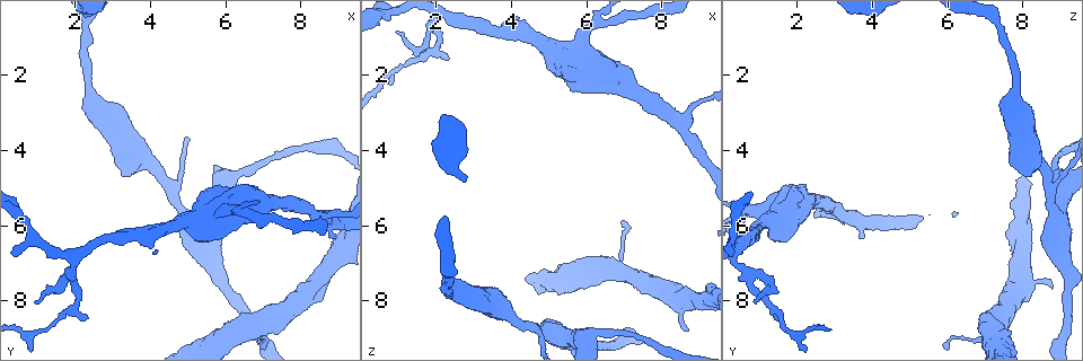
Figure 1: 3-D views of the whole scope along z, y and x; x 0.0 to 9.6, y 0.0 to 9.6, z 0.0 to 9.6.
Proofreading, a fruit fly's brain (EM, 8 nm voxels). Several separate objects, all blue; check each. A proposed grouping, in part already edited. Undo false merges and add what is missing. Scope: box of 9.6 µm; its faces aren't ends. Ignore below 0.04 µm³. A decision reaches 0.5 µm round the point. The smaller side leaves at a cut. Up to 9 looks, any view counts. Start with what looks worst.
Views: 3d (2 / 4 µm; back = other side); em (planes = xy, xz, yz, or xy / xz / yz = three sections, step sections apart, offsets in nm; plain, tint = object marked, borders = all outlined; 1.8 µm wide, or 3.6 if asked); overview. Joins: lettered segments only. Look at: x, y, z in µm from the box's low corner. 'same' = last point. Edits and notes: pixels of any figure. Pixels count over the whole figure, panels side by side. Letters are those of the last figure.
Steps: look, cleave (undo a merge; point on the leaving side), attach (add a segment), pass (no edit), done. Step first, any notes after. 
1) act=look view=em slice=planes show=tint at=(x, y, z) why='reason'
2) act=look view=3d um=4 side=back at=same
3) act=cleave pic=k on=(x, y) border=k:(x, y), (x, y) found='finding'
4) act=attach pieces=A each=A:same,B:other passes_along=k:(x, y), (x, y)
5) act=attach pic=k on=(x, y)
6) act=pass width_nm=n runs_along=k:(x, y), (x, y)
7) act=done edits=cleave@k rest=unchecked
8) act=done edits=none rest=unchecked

act=look view=3d um=2 at=(8.60, 7.60, 8.80) why='branch stops here'

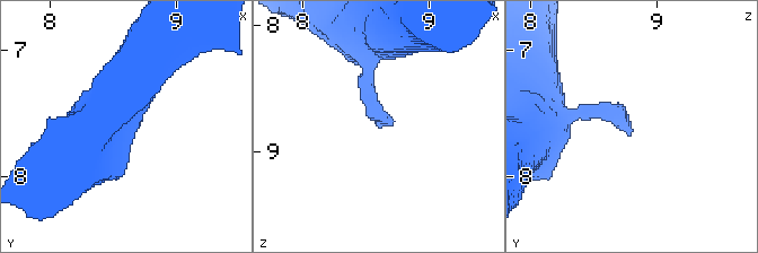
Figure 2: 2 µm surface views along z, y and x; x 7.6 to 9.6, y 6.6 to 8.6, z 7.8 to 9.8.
act=look view=em slice=planes show=borders at=(8.62, 7.66, 8.82) why='now the EM'

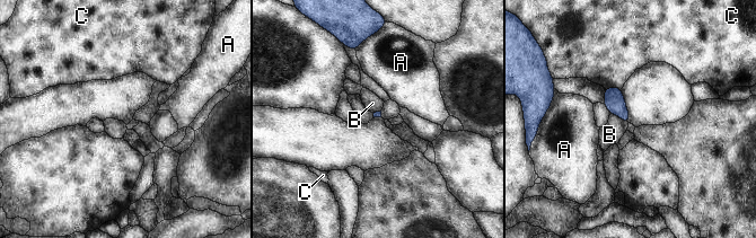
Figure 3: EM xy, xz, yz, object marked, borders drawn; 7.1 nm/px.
act=pass each=A:other,B:other,C:other border=3:(611, 113), (614, 113), (627, 123) found='none of them fits'

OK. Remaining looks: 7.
act=look view=em slice=yz step=16 show=borders at=(6.30, 5.65, 0.60) why='branch point'

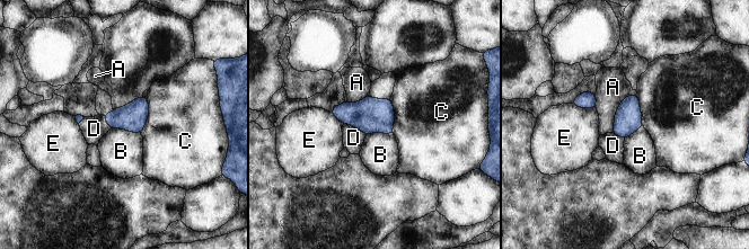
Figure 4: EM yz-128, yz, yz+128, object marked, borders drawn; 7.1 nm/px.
act=pass longest_contact=A:300nm each=A:other,B:other,C:other,D:other,E:other border=4:(111, 127), (122, 127), (140, 133) found='all the same neuron'

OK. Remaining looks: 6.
act=look view=em slice=xy step=4 show=tint at=(0.95, 8.10, 0.85) why='thin end'

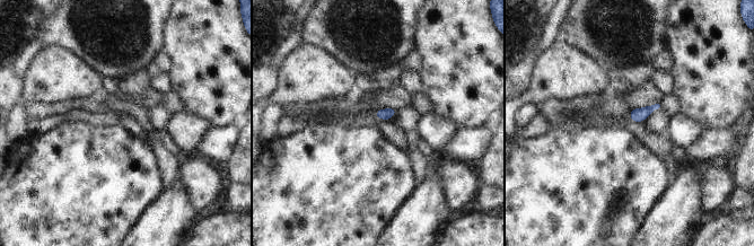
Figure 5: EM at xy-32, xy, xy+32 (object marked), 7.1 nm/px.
act=look view=em slice=xy step=4 show=borders at=same

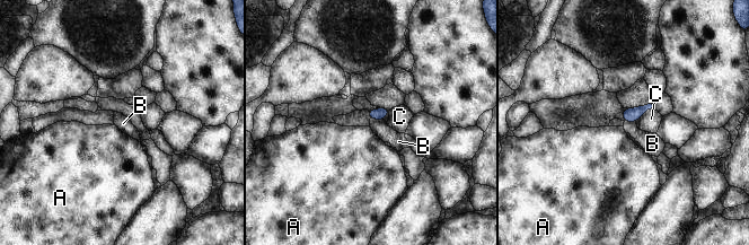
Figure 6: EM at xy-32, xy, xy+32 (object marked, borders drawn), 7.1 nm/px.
act=pass each=A:other,B:other,C:other found='none of them fits'

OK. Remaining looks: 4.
act=look view=3d um=4 at=(8.90, 6.35, 3.65) why='free end'

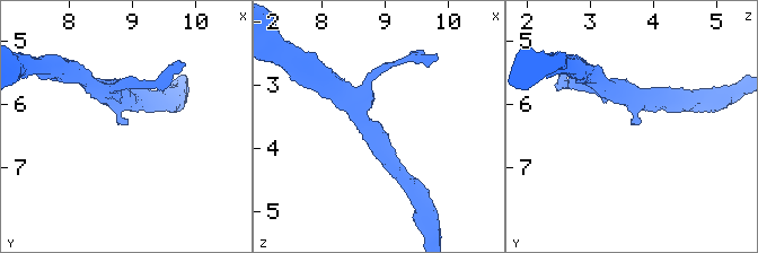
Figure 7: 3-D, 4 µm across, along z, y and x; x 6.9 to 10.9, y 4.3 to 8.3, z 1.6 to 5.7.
act=look view=em slice=xy step=16 show=borders at=(8.90, 6.30, 3.60) arm_widths_nm=240,320 why='now the EM'

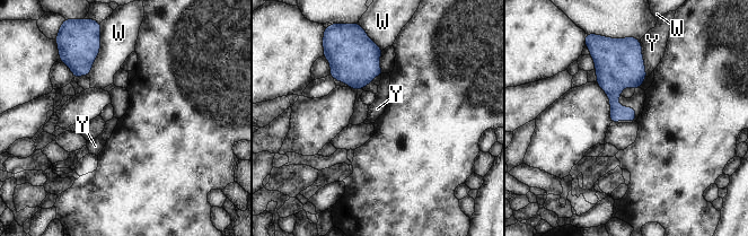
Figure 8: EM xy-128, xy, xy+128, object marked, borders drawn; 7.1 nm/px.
act=pass each=W:other,Y:other border=8:(639, 42), (647, 76) found='none of them fits'

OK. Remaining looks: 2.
act=done edits=none rest=unchecked

